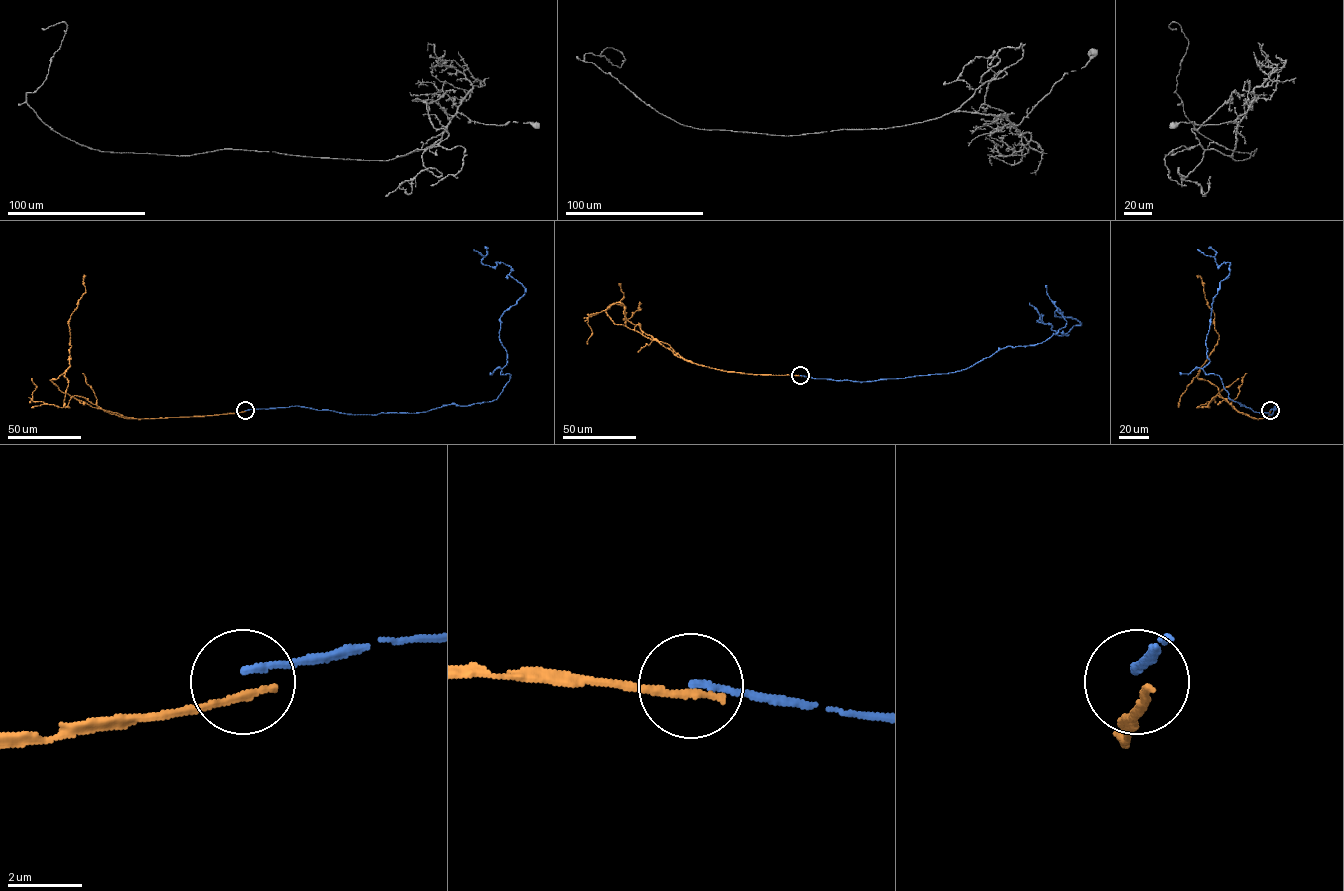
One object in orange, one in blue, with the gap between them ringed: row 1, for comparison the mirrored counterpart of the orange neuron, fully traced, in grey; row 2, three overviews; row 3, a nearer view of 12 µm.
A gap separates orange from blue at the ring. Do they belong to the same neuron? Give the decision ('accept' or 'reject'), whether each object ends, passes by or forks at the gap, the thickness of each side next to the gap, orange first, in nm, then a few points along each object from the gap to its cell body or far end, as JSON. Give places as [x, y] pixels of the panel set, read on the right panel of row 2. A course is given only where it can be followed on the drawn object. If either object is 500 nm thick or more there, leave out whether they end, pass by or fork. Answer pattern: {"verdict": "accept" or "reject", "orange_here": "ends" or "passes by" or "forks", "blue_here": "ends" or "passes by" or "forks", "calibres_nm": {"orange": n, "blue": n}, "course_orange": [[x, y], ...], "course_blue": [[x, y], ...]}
{"verdict": "reject", "orange_here": "ends", "blue_here": "ends", "calibres_nm": {"orange": 240, "blue": 180}, "course_orange": [[1270, 411], [1267, 417], [1253, 419], [1232, 407], [1214, 384], [1197, 378], [1219, 335], [1213, 310], [1196, 275]], "course_blue": [[1270, 410], [1240, 406], [1219, 376], [1205, 373], [1212, 303], [1230, 263], [1218, 266], [1197, 249]]}

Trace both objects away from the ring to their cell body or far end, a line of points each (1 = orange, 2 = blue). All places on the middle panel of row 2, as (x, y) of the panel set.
1: (800, 375), (691, 362), (614, 323), (606, 311), (623, 305), (626, 324), (639, 302)
2: (800, 375), (951, 373), (1042, 343), (1066, 323), (1057, 308), (1080, 324), (1059, 336), (1029, 302)

